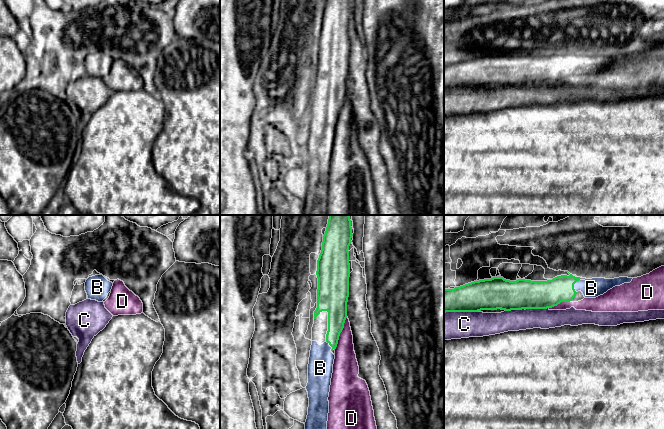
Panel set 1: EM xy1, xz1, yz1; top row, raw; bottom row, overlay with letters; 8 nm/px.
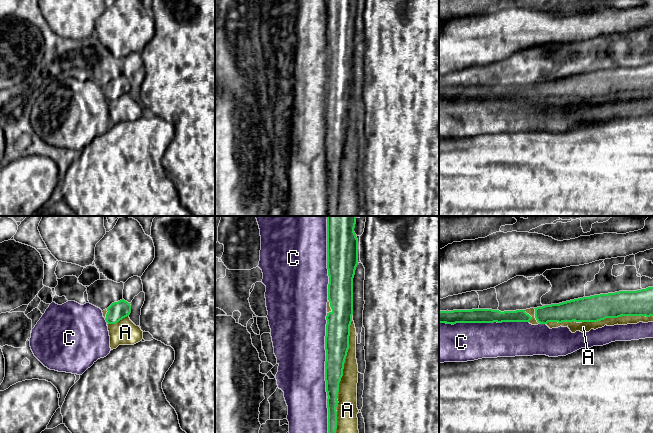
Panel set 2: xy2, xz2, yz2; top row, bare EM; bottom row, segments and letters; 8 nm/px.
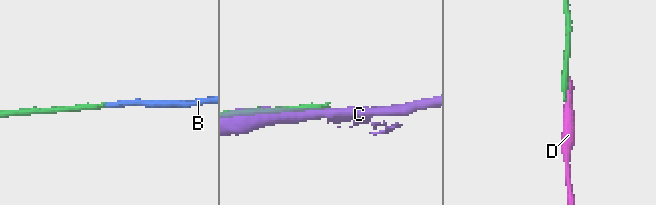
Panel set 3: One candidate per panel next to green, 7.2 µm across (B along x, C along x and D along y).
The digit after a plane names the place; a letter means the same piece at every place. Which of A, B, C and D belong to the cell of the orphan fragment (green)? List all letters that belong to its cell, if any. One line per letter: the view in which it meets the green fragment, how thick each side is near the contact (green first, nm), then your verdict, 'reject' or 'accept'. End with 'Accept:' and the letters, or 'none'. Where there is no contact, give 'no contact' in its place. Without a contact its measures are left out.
A: contact in xz2; calibres 180 and 160 nm; reject
B: contact in yz1; calibres 220 and 160 nm; accept
C: contact in yz2; calibres 110 and 320 nm; reject
D: contact in xz1; calibres 190 and 190 nm; reject
Accept: B

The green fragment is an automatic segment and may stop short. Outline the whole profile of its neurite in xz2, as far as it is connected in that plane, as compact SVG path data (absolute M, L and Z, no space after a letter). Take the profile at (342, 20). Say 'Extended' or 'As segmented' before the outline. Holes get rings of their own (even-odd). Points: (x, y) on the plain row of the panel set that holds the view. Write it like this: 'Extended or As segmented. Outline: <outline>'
As segmented. Outline: M327 0L328 76L332 87L326 92L325 157L330 216L334 216L337 205L337 171L353 91L353 54L358 41L358 15L354 4L355 0Z

